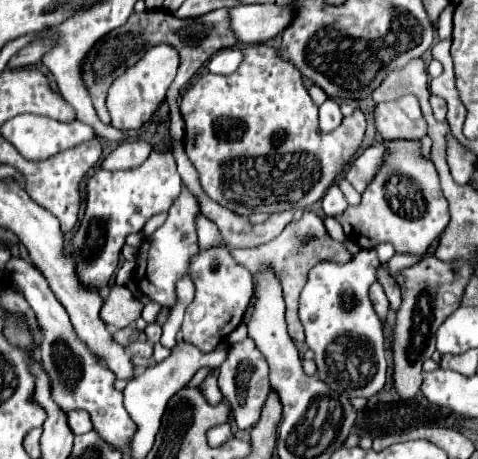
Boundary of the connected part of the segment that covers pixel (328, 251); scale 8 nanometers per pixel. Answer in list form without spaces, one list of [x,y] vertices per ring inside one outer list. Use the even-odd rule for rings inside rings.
[[[306,212],[302,216],[302,220],[298,222],[290,222],[284,232],[274,238],[272,242],[268,244],[262,244],[262,246],[256,246],[256,248],[246,248],[246,250],[232,250],[232,256],[238,260],[238,264],[242,264],[248,268],[250,273],[254,276],[260,271],[260,268],[264,264],[269,264],[271,268],[274,268],[276,276],[280,278],[282,282],[282,290],[284,290],[284,302],[286,305],[285,320],[288,324],[288,334],[294,342],[304,342],[304,330],[302,330],[302,324],[298,320],[298,296],[300,296],[300,290],[304,288],[306,284],[306,276],[308,276],[308,270],[318,264],[320,260],[336,260],[336,262],[348,262],[350,260],[350,254],[348,250],[336,242],[324,228],[322,224],[322,218],[316,216],[314,212]]]

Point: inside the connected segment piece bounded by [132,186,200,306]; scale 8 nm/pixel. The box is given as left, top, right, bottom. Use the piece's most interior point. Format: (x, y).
(163, 259)

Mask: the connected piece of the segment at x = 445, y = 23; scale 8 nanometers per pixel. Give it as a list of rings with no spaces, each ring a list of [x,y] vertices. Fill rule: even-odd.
[[[452,2],[440,12],[440,18],[438,18],[438,36],[440,36],[440,40],[446,40],[446,38],[452,36],[452,12],[454,12]]]

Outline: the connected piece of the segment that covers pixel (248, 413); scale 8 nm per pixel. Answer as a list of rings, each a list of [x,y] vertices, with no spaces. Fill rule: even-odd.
[[[246,338],[242,342],[236,342],[228,348],[226,360],[218,368],[218,386],[222,390],[224,400],[228,402],[232,410],[232,418],[236,420],[236,426],[240,430],[248,430],[256,424],[260,418],[260,410],[264,406],[264,400],[270,392],[270,382],[268,382],[268,364],[262,356],[262,352],[256,348],[252,338]]]

